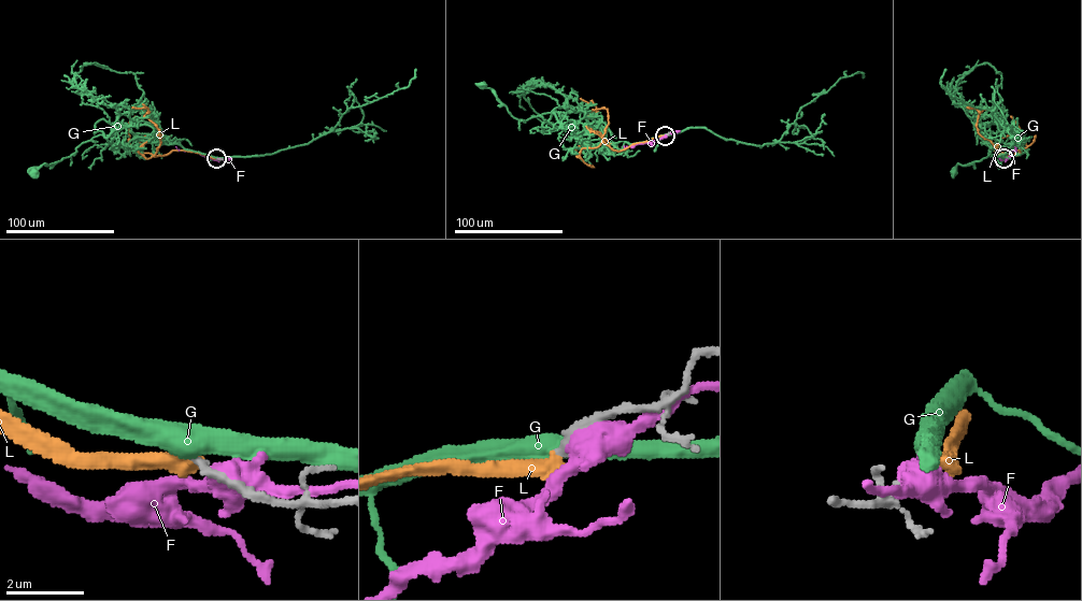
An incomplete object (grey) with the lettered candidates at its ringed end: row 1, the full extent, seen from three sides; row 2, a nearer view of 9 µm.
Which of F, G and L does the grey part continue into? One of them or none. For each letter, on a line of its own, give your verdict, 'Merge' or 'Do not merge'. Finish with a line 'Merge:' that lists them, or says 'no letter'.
F: Do not merge
G: Do not merge
L: Do not merge
Merge: no letter

